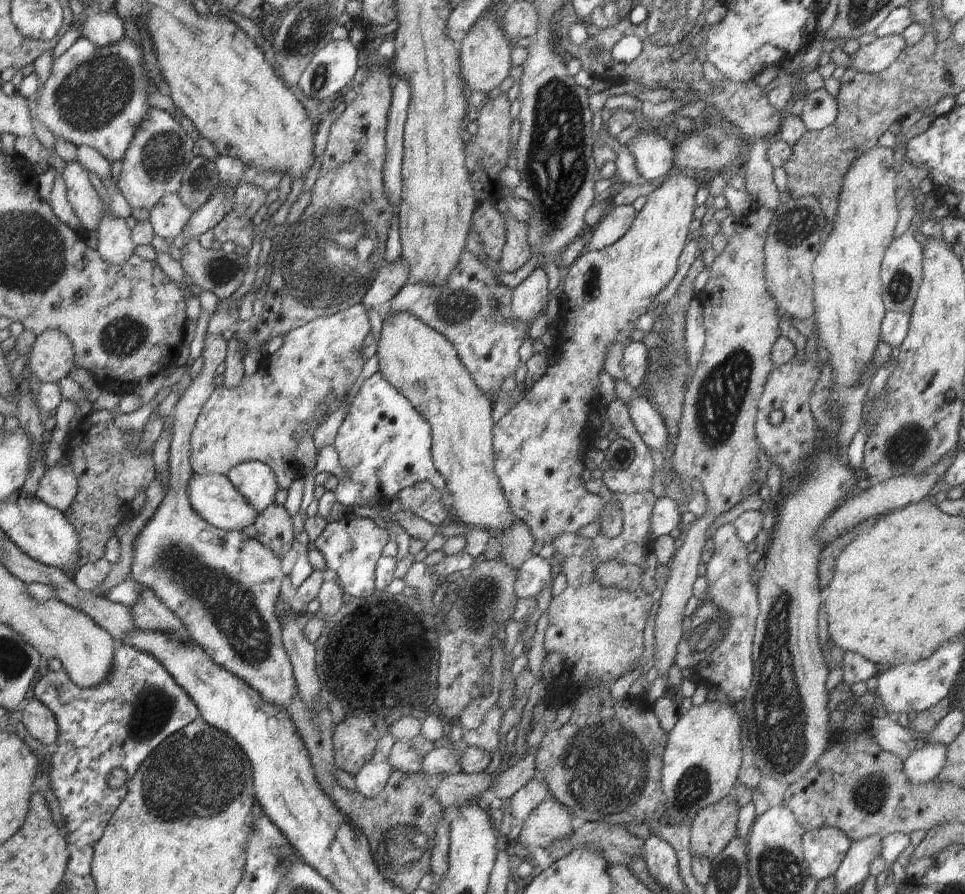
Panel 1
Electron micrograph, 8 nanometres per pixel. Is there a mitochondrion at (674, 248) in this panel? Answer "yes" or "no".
no

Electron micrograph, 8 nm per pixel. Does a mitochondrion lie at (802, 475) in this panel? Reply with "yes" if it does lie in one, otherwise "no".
no

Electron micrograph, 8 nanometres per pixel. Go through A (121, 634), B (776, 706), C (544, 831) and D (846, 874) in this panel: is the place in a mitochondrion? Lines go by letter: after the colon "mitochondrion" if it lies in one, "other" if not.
A: other
B: mitochondrion
C: mitochondrion
D: other

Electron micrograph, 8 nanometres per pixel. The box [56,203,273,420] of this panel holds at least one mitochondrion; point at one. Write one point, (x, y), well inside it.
(122, 337)

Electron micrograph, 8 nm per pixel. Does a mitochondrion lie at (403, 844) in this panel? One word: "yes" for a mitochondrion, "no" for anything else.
yes

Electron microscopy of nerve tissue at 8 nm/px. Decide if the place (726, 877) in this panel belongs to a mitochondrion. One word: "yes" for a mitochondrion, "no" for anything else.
yes

